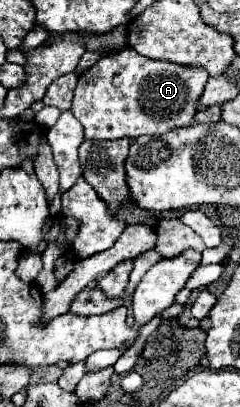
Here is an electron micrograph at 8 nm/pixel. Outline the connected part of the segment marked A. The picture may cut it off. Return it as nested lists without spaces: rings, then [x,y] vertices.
[[[127,46],[123,50],[117,50],[117,52],[111,52],[111,54],[105,54],[101,56],[101,60],[97,60],[89,70],[81,72],[79,74],[79,82],[77,82],[77,88],[75,88],[75,96],[73,96],[73,104],[71,104],[71,112],[73,116],[81,122],[83,130],[85,130],[85,138],[87,140],[115,140],[115,138],[139,138],[143,134],[151,134],[151,136],[161,136],[161,134],[167,134],[175,128],[185,128],[189,124],[195,122],[195,112],[199,110],[199,98],[203,94],[203,88],[207,84],[207,78],[209,74],[203,70],[203,68],[189,68],[189,66],[181,66],[181,64],[173,64],[173,62],[167,62],[167,60],[151,60],[151,58],[145,58],[141,54],[135,52],[135,48]]]

